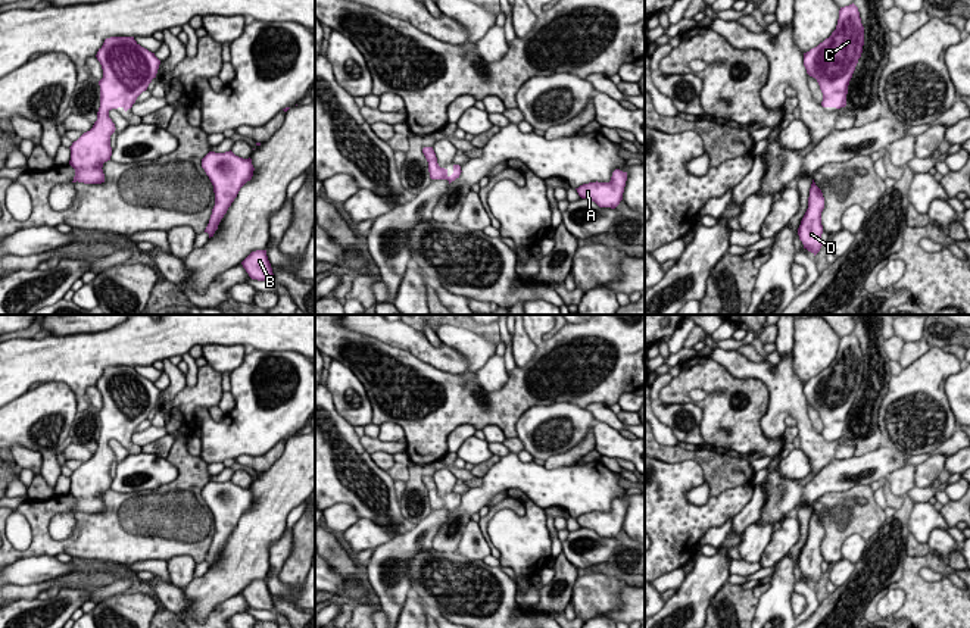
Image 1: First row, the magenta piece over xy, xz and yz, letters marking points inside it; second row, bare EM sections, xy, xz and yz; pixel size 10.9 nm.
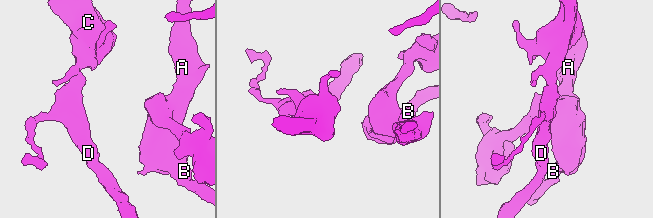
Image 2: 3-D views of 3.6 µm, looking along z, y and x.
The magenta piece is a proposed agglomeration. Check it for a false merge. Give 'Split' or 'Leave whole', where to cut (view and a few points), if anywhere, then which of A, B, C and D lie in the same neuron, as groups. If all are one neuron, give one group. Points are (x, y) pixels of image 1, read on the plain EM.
Leave whole. No split. Groups: A B C D

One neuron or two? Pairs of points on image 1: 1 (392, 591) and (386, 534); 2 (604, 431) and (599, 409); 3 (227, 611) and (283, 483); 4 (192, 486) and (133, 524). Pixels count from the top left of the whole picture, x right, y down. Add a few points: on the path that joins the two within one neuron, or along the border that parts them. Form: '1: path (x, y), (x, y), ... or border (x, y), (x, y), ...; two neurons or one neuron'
1: border (392, 537), (373, 549); two neurons
2: border (596, 421), (604, 421), (618, 431); two neurons
3: border (240, 593), (222, 600), (209, 612); two neurons
4: path (189, 503), (168, 524), (150, 524); one neuron

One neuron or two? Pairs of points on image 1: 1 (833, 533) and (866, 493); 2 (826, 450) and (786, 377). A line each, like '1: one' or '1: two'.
1: one
2: one

